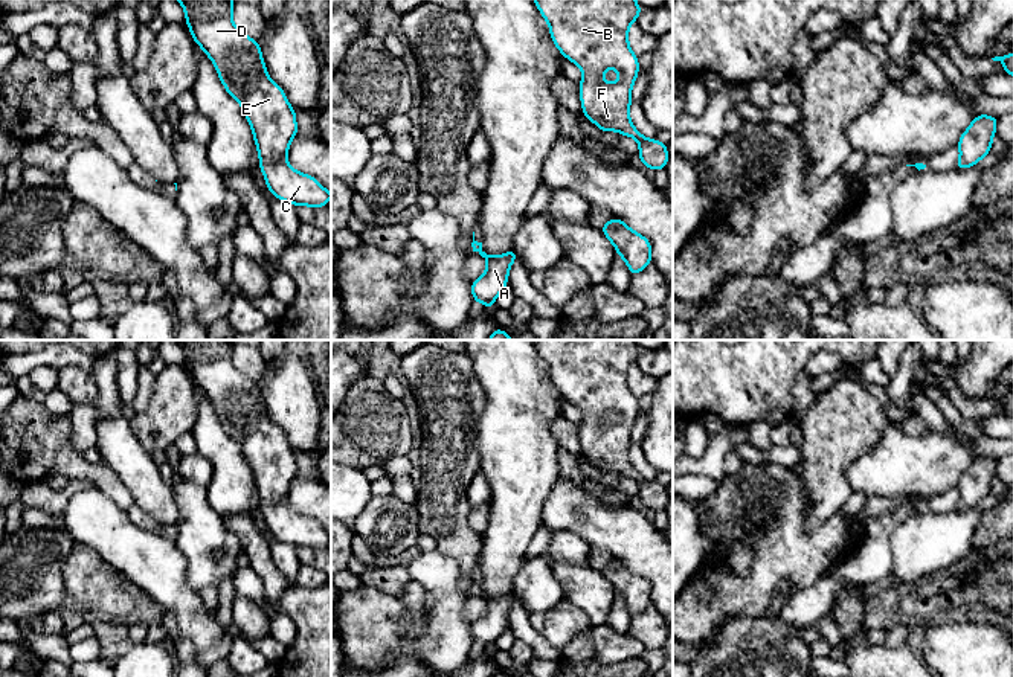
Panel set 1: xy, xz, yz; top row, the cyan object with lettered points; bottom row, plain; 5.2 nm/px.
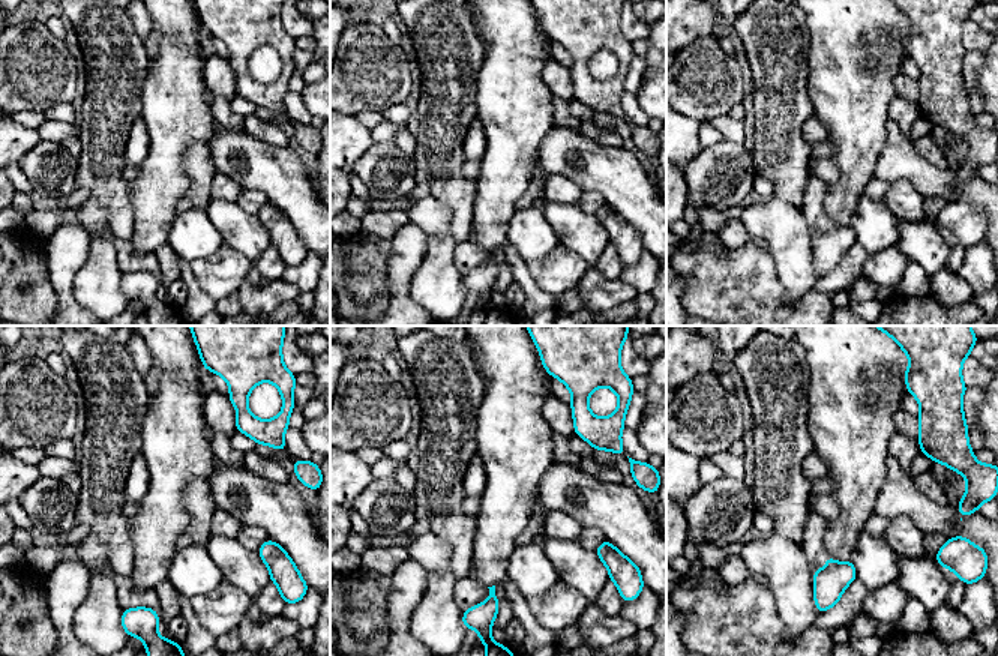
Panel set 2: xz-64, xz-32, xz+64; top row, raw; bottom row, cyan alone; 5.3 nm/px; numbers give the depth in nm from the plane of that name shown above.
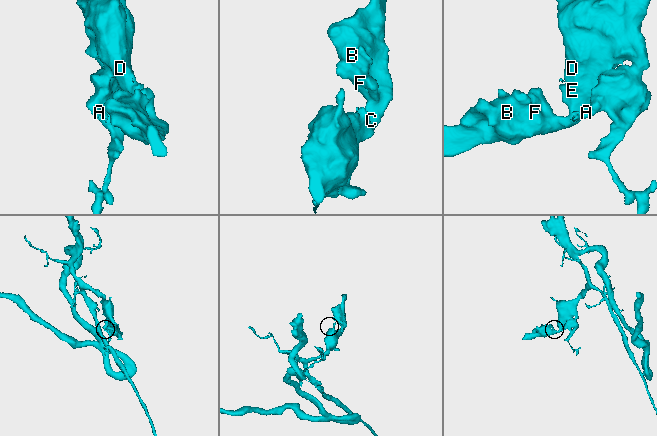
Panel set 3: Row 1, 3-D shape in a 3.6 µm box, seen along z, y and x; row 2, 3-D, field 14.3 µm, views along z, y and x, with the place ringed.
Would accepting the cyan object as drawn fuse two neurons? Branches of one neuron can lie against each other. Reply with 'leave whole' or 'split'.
leave whole

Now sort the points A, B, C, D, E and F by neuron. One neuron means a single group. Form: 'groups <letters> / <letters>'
groups A B C D E F

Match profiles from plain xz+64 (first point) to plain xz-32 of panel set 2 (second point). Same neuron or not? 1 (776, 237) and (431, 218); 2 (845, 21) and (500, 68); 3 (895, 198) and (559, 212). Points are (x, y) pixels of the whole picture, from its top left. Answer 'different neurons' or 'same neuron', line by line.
1: same neuron
2: same neuron
3: different neurons

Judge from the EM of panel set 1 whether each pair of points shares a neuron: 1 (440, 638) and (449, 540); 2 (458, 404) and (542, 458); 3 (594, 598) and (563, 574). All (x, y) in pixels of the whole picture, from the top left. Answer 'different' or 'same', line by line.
1: different
2: different
3: same

